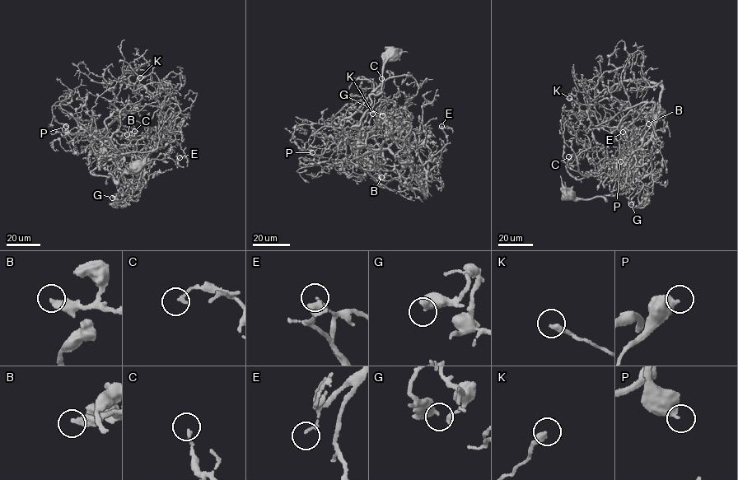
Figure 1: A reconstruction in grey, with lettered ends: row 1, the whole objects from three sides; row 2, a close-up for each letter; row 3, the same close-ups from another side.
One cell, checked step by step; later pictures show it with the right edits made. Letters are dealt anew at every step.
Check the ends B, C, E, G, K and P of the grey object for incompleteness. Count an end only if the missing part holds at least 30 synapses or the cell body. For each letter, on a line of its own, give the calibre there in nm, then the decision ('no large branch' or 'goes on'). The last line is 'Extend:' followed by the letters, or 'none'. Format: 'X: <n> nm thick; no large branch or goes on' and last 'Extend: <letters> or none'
B: 360 nm thick; no large branch
C: 170 nm thick; no large branch
E: 140 nm thick; no large branch
G: 480 nm thick; no large branch
K: 280 nm thick; no large branch
P: 440 nm thick; no large branch
Extend: none

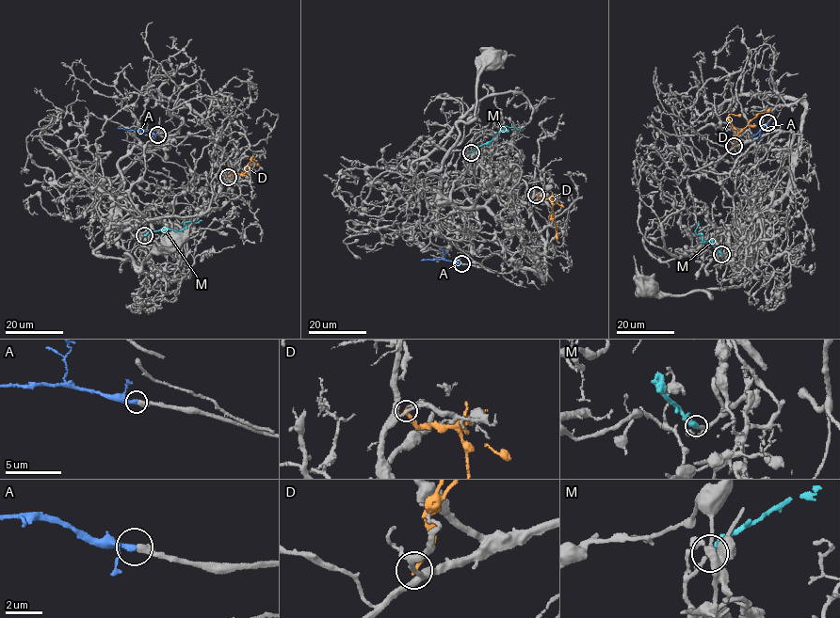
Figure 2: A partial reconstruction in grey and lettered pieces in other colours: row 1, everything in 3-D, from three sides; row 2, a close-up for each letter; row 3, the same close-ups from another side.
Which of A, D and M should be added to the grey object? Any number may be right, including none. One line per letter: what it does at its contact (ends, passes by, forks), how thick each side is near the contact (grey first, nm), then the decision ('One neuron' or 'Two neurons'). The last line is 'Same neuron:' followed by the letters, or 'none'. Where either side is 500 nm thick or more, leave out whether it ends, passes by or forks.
A: It ends there. Thickness 380 nm (grey) against 280 nm. Two neurons
D: It ends there. Thickness 170 nm (grey) against 220 nm. Two neurons
M: It ends there. Thickness 220 nm (grey) against 380 nm. One neuron
Same neuron: M

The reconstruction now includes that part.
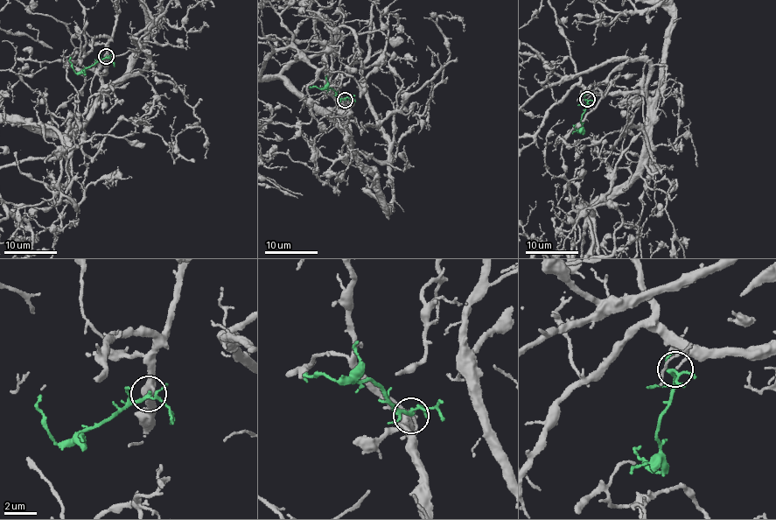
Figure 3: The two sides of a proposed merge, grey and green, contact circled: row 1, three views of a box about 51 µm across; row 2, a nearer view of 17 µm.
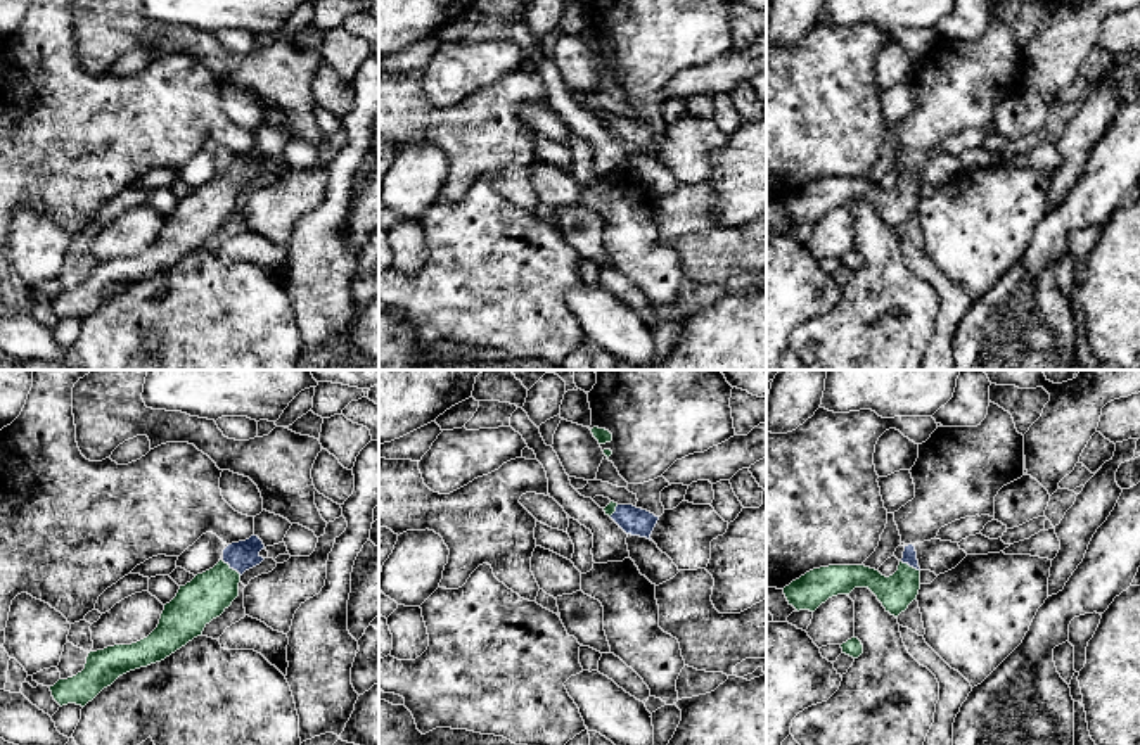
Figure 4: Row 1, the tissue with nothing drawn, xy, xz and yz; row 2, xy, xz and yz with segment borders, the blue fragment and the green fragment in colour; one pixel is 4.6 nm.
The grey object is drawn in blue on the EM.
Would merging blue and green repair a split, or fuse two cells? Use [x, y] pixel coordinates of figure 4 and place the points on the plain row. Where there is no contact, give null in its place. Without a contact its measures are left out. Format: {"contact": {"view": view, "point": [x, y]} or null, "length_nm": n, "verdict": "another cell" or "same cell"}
{"contact": {"view": "xy", "point": [232, 180]}, "length_nm": 120, "verdict": "same cell"}

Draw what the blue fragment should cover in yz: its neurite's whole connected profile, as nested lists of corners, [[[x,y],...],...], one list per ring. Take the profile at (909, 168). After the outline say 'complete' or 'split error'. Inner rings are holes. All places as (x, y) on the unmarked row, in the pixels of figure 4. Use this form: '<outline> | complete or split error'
[[[913,157],[905,159],[898,183],[886,190],[865,178],[829,178],[806,185],[784,201],[784,207],[797,225],[815,225],[837,207],[849,207],[855,201],[868,201],[886,225],[898,230],[917,213],[920,180]]] | split error

